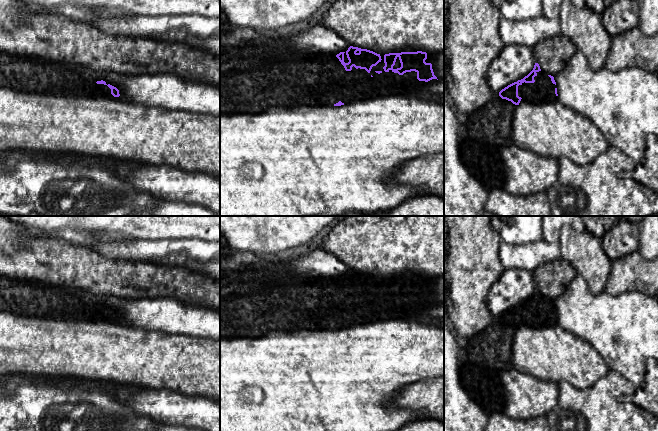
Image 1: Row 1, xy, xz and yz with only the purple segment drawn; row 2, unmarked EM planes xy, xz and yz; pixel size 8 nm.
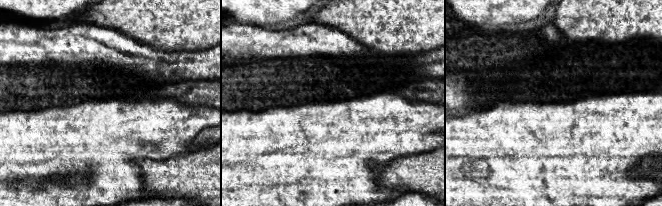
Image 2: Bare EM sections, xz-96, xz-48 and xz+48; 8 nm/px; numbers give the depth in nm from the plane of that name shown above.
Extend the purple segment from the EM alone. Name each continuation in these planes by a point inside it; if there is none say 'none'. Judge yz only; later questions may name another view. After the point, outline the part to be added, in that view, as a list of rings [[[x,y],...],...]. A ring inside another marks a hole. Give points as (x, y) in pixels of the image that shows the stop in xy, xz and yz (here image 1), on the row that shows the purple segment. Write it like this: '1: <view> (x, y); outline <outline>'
1: yz (542, 91); outline [[[548,75],[535,76],[534,80],[534,83],[524,82],[518,86],[518,96],[522,98],[519,104],[544,105],[558,101],[555,94],[556,85]]]

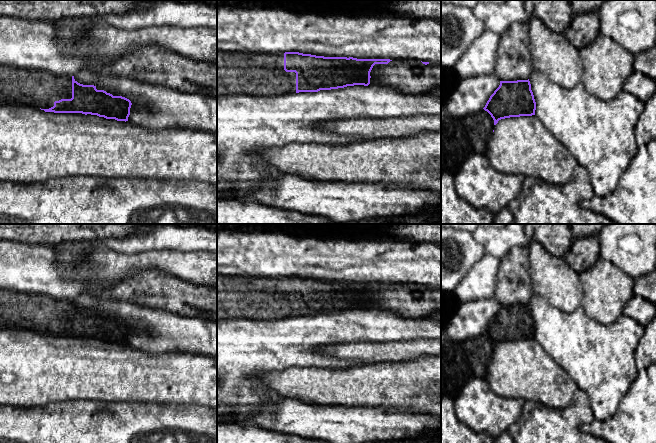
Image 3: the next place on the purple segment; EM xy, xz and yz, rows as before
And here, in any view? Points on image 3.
1: xy (34, 88); outline [[[0,65],[0,105],[49,109],[55,101],[72,98],[72,76]]]

